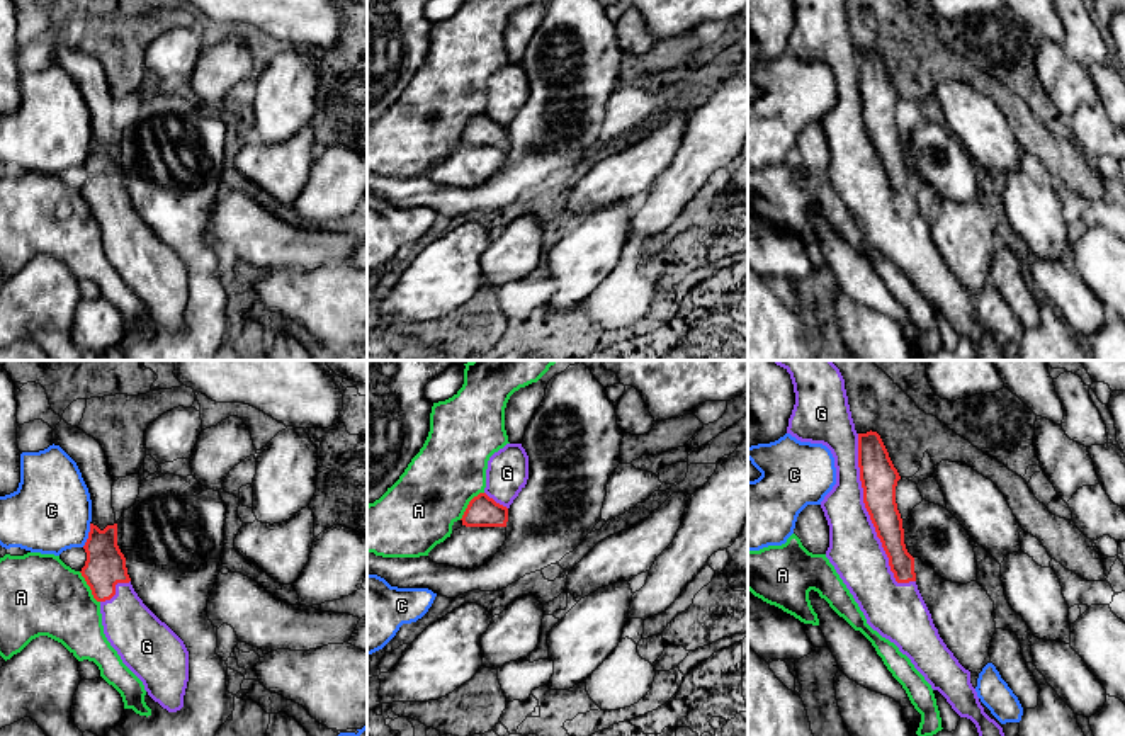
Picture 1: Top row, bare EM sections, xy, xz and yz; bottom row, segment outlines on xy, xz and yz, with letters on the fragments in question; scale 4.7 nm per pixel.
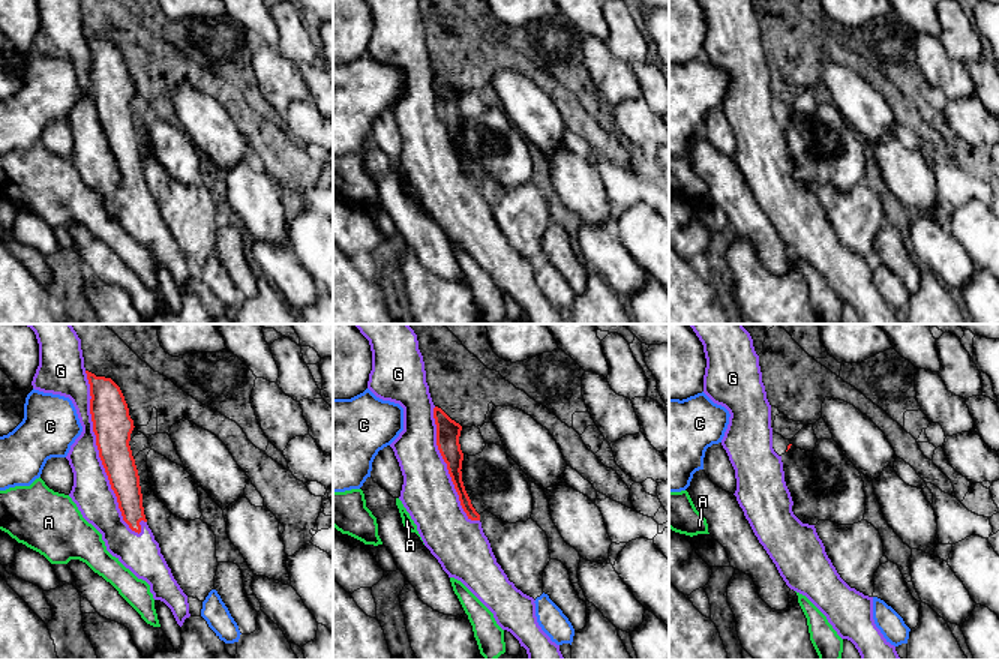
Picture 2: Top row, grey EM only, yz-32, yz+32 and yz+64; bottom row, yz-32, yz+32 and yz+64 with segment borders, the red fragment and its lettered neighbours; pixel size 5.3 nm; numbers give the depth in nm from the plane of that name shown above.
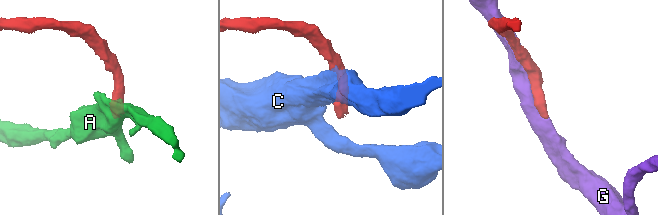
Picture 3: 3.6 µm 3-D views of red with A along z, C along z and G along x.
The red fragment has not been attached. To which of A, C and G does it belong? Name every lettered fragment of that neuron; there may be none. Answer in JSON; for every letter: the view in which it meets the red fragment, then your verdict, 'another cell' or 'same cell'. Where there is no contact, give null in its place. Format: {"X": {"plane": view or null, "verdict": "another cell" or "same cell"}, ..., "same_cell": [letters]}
{"A": {"plane": "xy", "verdict": "another cell"}, "C": {"plane": "xy", "verdict": "another cell"}, "G": {"plane": "yz", "verdict": "same cell"}, "same_cell": ["G"]}

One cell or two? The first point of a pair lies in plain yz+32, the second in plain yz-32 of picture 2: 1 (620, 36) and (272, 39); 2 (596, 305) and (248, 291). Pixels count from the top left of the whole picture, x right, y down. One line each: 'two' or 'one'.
1: two
2: two

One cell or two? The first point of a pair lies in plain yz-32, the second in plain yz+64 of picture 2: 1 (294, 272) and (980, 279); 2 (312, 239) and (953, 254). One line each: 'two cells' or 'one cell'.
1: two cells
2: two cells

